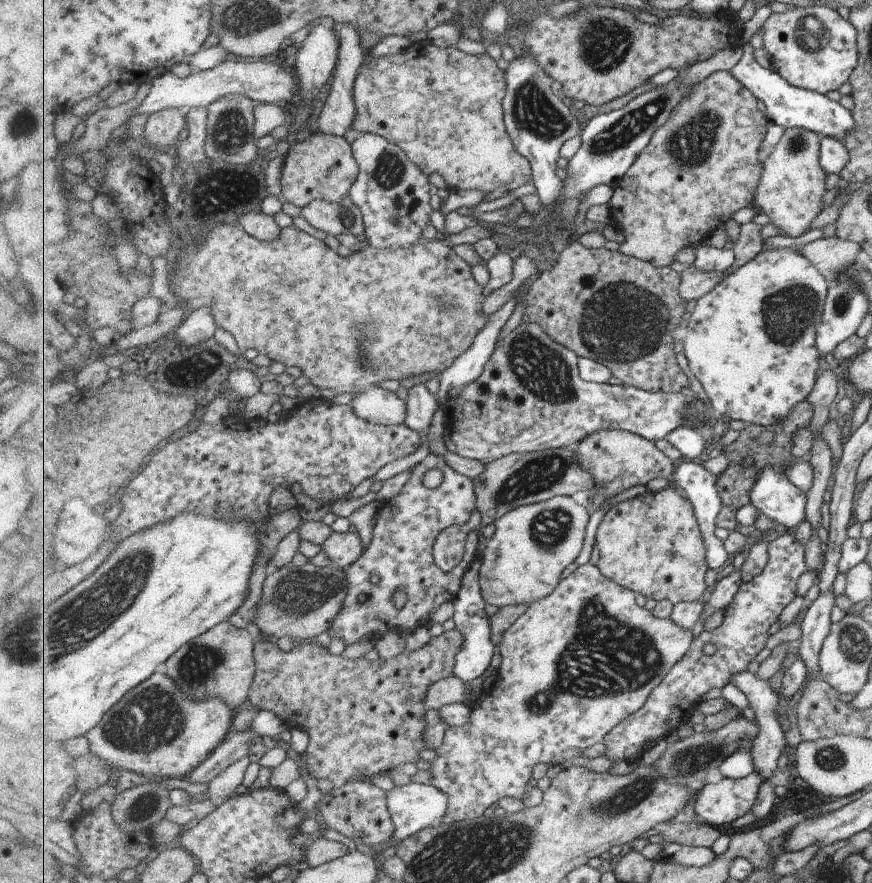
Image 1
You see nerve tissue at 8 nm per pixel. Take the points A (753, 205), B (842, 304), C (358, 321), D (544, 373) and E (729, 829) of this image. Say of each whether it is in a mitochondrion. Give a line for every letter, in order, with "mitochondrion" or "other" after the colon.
A: other
B: mitochondrion
C: mitochondrion
D: mitochondrion
E: other

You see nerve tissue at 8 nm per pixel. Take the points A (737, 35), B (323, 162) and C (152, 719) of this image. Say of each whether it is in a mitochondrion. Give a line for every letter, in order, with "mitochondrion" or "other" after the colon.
A: other
B: other
C: mitochondrion

